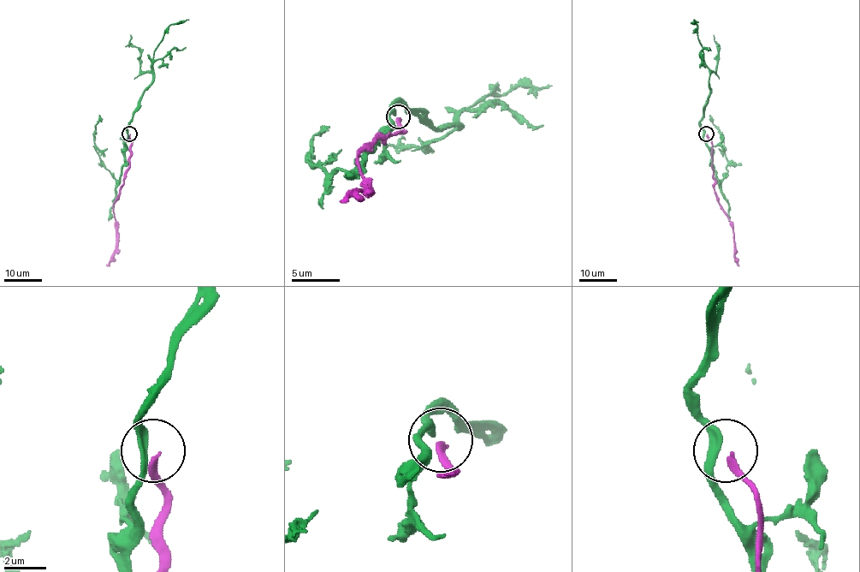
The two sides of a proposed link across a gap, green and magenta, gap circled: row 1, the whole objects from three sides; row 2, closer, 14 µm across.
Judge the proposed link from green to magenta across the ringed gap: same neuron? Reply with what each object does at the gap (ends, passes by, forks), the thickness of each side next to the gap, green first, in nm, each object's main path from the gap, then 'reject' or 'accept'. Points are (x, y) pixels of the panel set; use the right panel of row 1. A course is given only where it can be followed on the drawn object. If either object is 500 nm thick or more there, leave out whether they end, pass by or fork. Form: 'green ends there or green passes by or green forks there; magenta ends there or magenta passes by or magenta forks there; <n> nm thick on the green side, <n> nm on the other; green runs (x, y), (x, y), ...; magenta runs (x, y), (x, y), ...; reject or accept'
green passes by; magenta ends there; 320 nm thick on the green side, 280 nm on the other; green runs (705, 134), (700, 120), (709, 95), (709, 68), (705, 63), (694, 20); magenta runs (706, 134), (712, 142), (714, 193), (732, 226), (735, 260), (738, 266); reject

